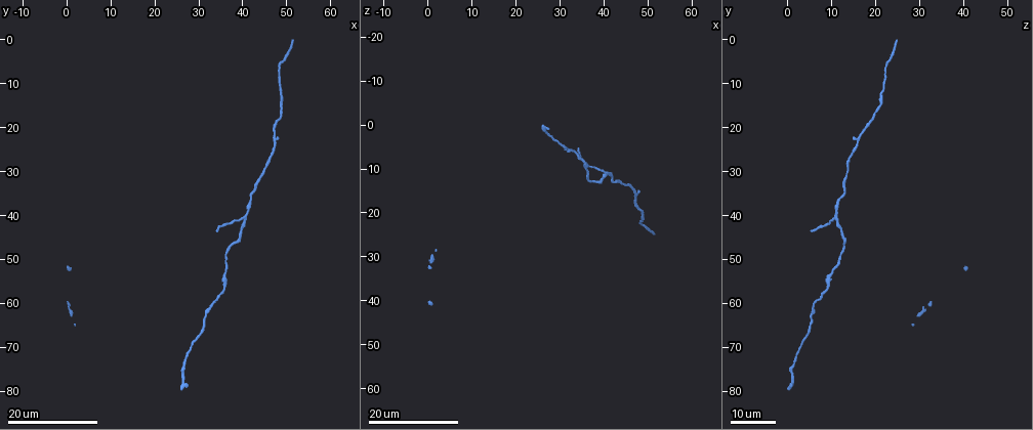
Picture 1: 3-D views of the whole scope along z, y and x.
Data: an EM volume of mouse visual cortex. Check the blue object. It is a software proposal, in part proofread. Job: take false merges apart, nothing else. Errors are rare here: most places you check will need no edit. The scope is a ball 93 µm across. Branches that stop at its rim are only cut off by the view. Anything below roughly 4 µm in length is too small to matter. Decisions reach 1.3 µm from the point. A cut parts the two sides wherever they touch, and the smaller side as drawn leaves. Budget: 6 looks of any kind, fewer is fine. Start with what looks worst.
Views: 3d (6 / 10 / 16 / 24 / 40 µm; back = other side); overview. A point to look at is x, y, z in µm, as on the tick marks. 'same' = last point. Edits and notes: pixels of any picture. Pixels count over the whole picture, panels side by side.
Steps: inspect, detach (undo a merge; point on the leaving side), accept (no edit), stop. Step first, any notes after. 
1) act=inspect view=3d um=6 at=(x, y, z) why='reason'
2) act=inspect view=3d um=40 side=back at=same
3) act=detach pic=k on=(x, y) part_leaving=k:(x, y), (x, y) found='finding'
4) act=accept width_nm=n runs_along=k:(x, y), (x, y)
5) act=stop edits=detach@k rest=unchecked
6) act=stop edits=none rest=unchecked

act=inspect view=3d um=24 at=(40.5, 41.0, 10.0) why='a fork'

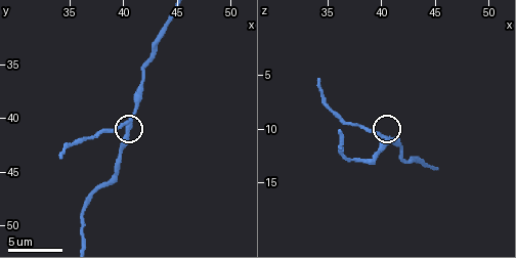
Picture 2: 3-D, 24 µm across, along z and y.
act=inspect view=3d um=10 at=(40.2, 40.8, 10.4)

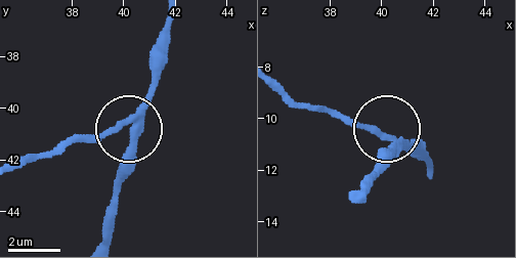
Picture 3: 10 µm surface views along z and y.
act=detach pic=3 on=(97, 141) part_leaving=3:(129, 120), (19, 157) found='two neurons meet here'

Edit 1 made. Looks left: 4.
act=inspect view=overview

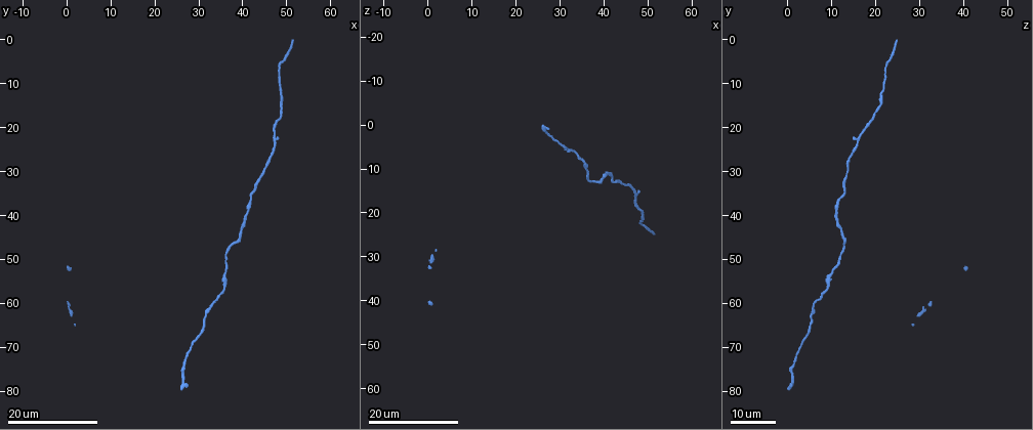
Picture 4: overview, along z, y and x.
act=inspect view=3d um=24 at=(36.0, 55.5, 9.0) why='calibre changes'

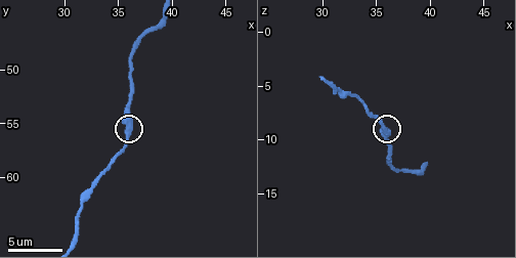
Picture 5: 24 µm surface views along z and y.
act=inspect view=3d um=6 at=(36.0, 56.0, 9.4) why='closer look'

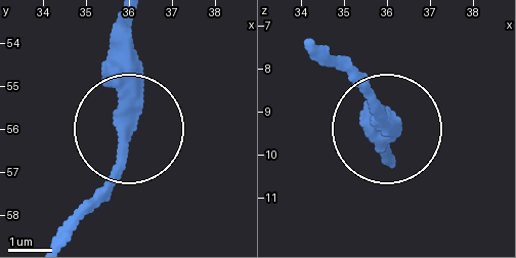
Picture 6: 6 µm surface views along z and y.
act=accept runs_along=6:(127, 22), (127, 154), (97, 205) found='one neuron here'

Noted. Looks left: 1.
act=inspect view=3d um=16 at=(42.0, 34.8, 13.2) why='sudden change in width'

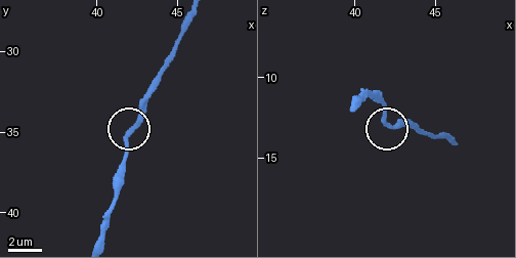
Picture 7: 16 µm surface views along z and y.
act=accept runs_along=7:(102, 241), (129, 129), (140, 104), (158, 85) found='one neuron here'

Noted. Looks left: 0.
act=stop edits=detach@3 rest=unchecked

